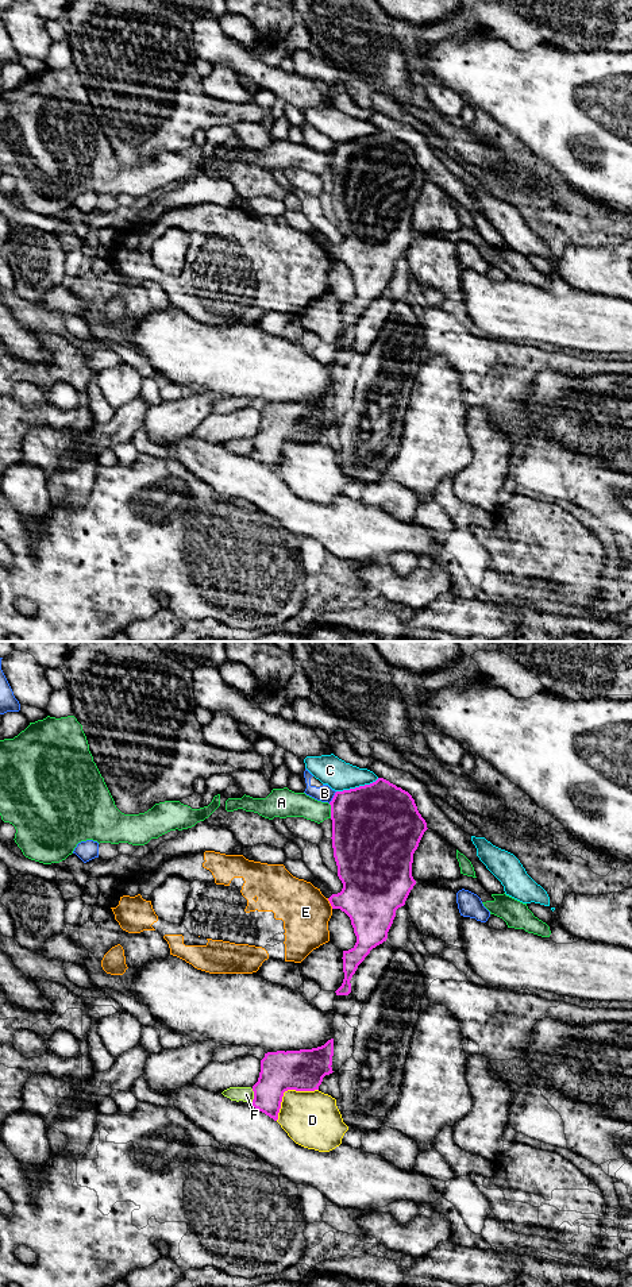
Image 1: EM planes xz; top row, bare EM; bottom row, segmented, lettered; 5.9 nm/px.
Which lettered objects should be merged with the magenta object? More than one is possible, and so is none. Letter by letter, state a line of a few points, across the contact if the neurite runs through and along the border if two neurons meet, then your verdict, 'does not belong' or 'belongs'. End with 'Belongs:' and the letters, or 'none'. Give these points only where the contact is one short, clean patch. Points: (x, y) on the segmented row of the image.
A: does not belong
B: does not belong
C: does not belong
D: does not belong
E: xz (327, 898), (332, 908) | does not belong
F: does not belong
Belongs: none

